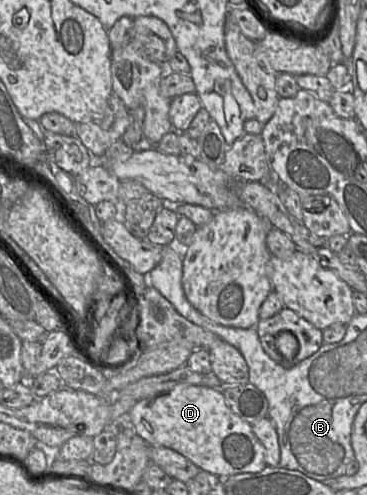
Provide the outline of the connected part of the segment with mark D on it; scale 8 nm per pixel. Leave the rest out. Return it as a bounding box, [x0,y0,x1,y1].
[128,384,267,478]

